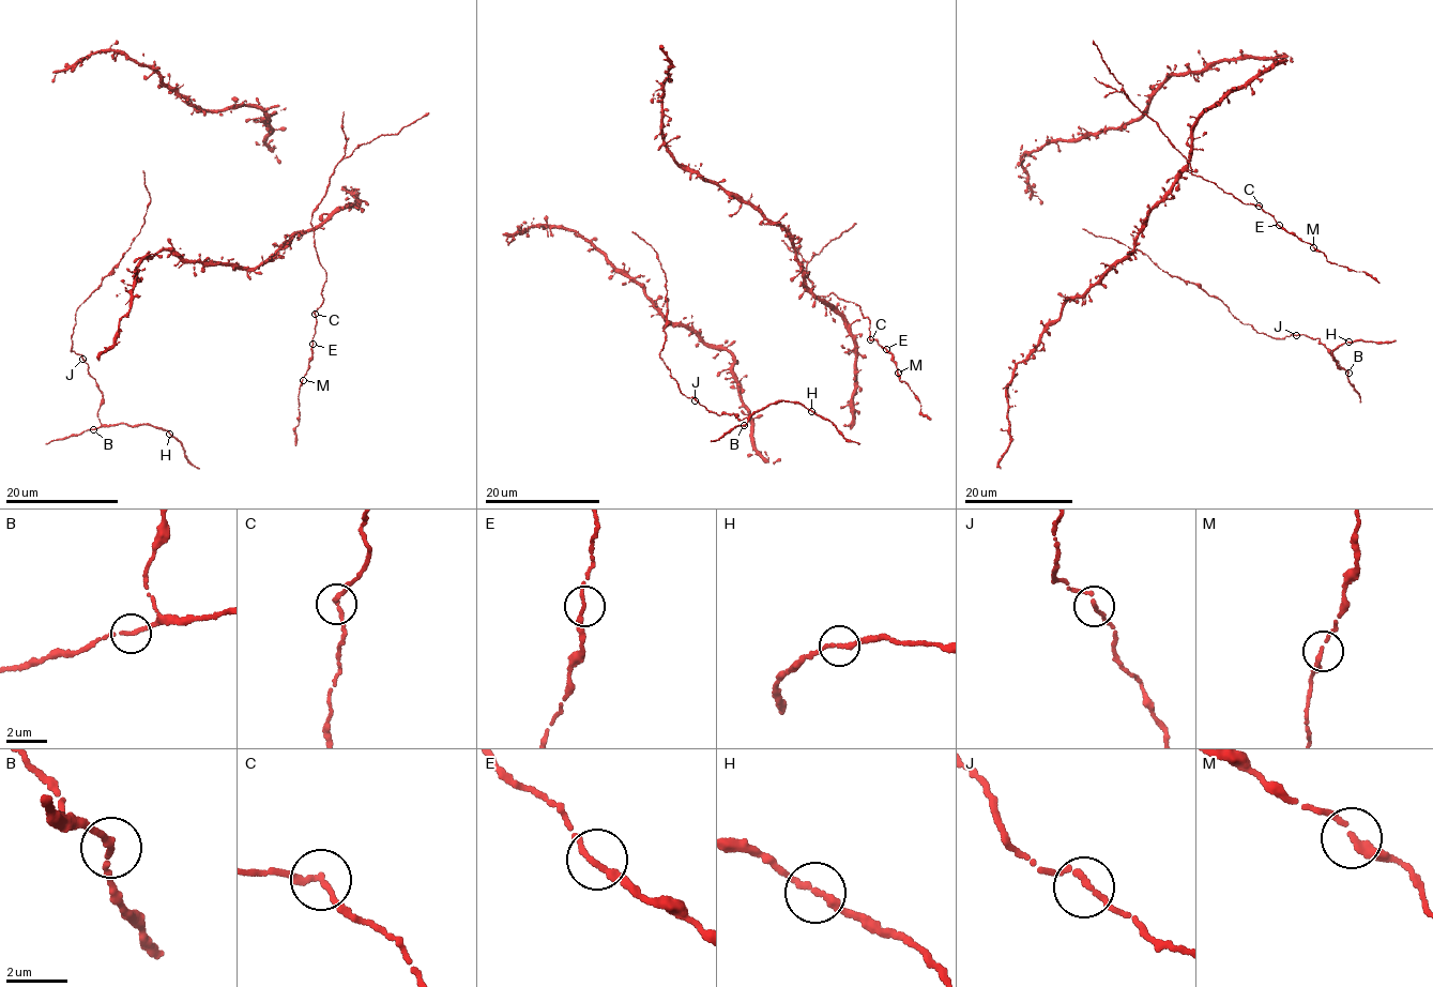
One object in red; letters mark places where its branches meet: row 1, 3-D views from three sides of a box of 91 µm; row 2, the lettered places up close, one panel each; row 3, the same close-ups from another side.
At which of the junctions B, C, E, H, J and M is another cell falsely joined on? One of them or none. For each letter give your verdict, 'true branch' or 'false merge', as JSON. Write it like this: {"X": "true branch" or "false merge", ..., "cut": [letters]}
{"B": "true branch", "C": "true branch", "E": "true branch", "H": "true branch", "J": "true branch", "M": "true branch", "cut": []}

